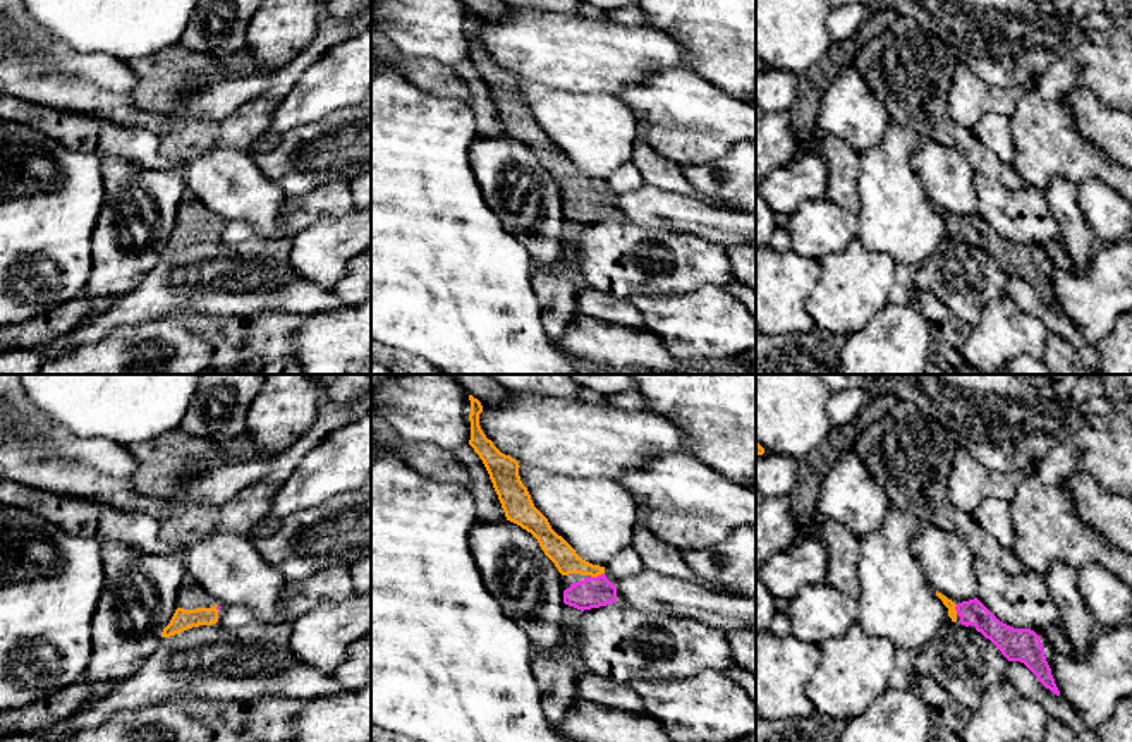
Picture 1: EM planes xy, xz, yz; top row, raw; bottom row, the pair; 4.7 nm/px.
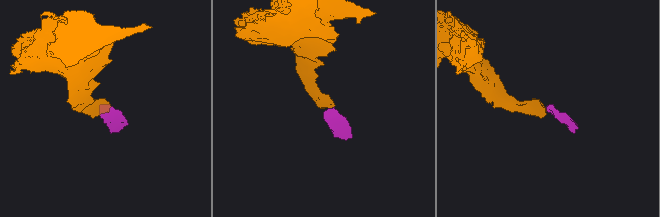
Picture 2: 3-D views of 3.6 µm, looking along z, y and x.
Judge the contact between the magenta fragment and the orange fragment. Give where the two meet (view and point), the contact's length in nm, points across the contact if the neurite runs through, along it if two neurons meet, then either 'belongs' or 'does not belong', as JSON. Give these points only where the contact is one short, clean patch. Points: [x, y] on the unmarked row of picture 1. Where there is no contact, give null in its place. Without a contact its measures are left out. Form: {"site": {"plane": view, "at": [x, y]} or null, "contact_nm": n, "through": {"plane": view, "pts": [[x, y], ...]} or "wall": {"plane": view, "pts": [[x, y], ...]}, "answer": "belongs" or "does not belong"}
{"site": {"plane": "xz", "at": [598, 191]}, "contact_nm": 70, "through": {"plane": "xz", "pts": [[598, 206], [598, 191], [564, 172]]}, "answer": "belongs"}

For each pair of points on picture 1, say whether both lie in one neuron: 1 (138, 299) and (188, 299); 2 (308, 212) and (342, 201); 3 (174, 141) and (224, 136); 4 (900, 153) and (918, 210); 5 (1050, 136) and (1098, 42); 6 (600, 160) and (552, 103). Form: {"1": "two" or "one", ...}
{"1": "one", "2": "one", "3": "one", "4": "one", "5": "one", "6": "one"}

